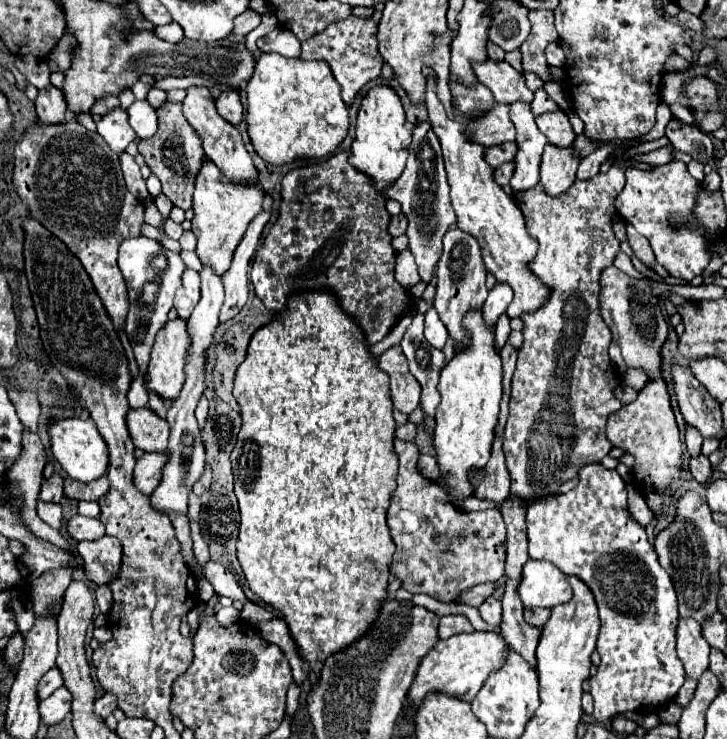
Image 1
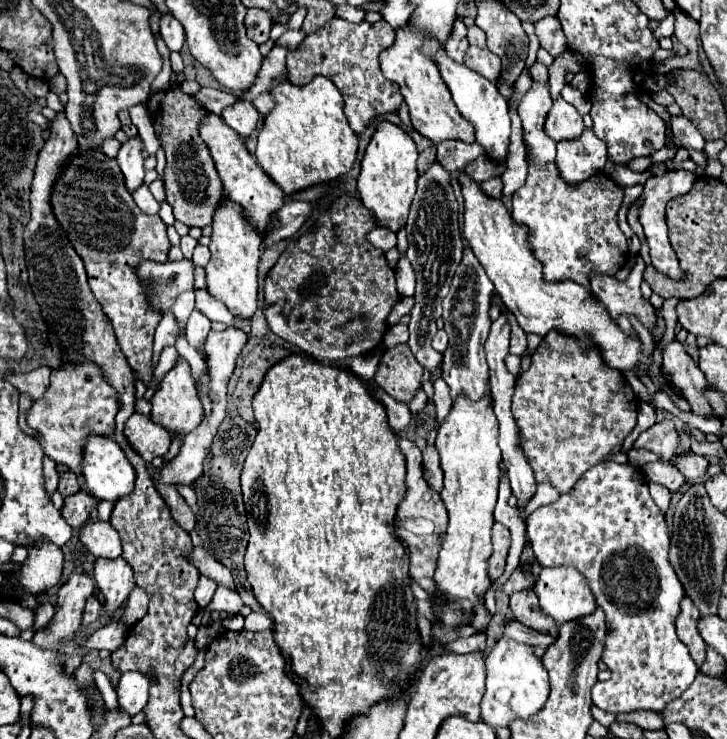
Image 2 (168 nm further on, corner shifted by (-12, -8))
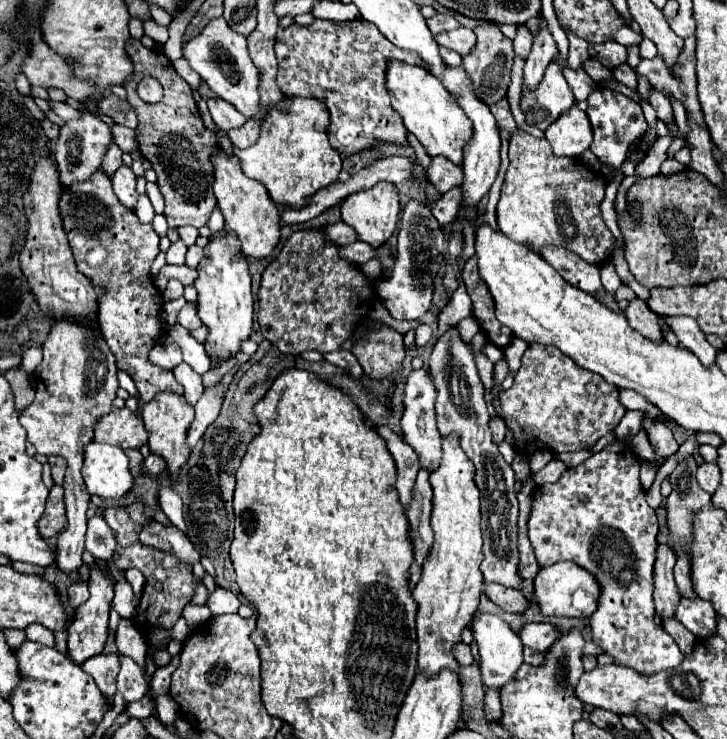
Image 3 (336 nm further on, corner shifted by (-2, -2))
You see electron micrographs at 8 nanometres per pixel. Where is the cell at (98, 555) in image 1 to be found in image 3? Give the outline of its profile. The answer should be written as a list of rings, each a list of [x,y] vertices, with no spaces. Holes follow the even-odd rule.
[[[100,560],[98,566],[92,568],[88,588],[90,588],[90,598],[82,606],[76,608],[74,622],[68,628],[68,658],[76,664],[82,664],[88,658],[100,654],[104,650],[104,642],[108,638],[108,610],[110,610],[110,602],[114,598],[114,582],[110,580],[110,570],[108,570],[106,562]]]

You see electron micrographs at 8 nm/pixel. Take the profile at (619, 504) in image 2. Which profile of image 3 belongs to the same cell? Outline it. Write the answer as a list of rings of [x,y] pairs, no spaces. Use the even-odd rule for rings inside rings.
[[[614,440],[576,468],[568,468],[558,482],[538,486],[532,494],[528,534],[542,568],[572,560],[596,576],[602,594],[598,610],[590,618],[594,644],[614,656],[616,664],[652,674],[676,668],[684,654],[652,620],[652,570],[654,550],[658,546],[658,520],[646,504],[638,478],[638,462],[630,442]]]

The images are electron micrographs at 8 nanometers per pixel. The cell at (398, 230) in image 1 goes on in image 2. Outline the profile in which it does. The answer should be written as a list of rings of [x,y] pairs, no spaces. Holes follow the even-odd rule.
[[[376,228],[376,232],[368,234],[368,240],[372,240],[372,244],[376,244],[376,248],[390,250],[396,246],[396,232],[392,232],[390,228]]]

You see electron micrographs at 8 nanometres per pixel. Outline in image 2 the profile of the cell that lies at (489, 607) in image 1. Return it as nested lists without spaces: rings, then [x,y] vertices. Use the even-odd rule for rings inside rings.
[[[514,618],[504,624],[504,636],[506,636],[506,638],[512,638],[512,640],[516,640],[516,642],[520,642],[520,644],[542,646],[542,648],[548,648],[548,646],[554,642],[554,638],[552,638],[550,634],[540,634],[540,632],[536,632],[536,630],[524,626],[524,624],[520,624],[520,622],[514,620]]]

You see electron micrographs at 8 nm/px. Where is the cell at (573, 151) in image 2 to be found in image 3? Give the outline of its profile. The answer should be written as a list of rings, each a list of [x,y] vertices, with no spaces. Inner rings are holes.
[[[574,104],[548,126],[546,140],[558,156],[580,156],[584,150],[590,148],[592,142],[592,126],[588,122],[586,112],[582,112]]]

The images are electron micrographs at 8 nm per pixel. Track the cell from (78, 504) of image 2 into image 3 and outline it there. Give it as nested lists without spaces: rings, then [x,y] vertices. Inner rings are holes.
[[[52,486],[48,500],[46,500],[46,510],[42,518],[38,520],[38,534],[42,538],[56,536],[64,530],[66,526],[66,512],[64,512],[64,488],[62,486]]]

